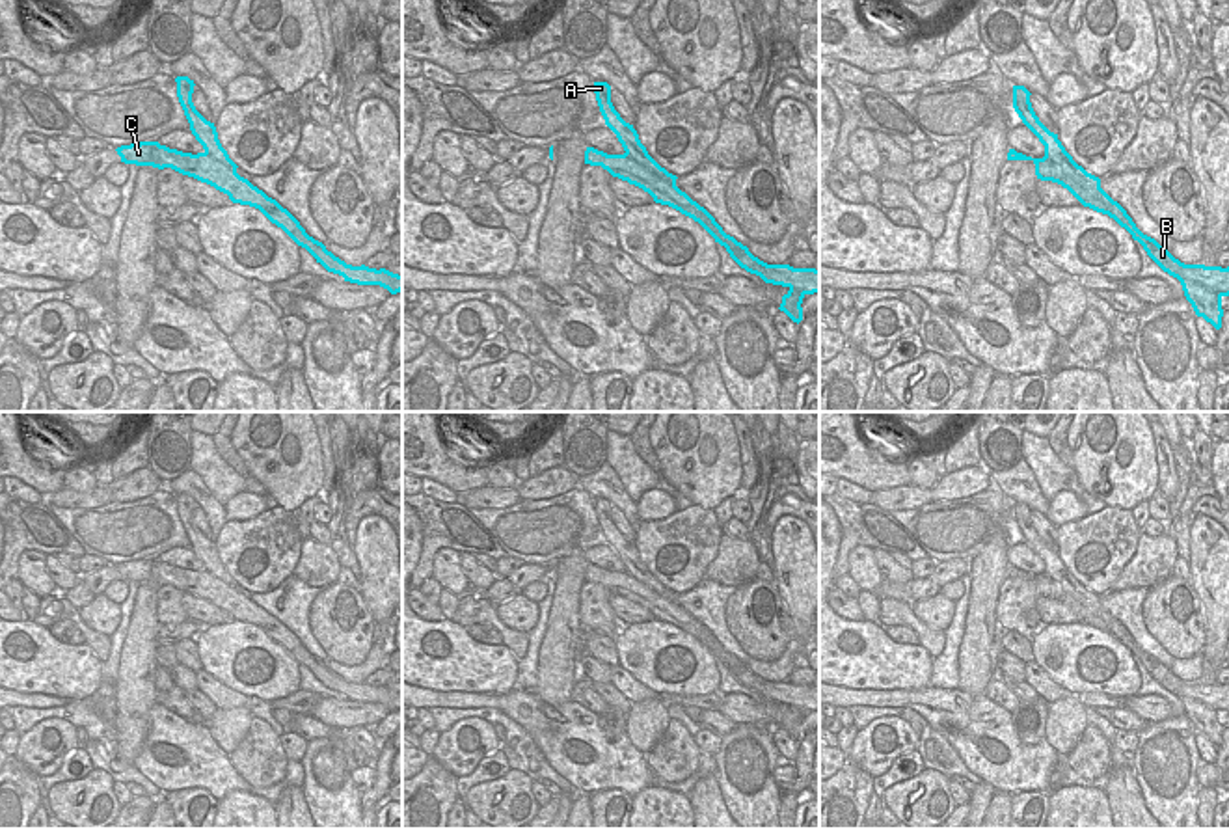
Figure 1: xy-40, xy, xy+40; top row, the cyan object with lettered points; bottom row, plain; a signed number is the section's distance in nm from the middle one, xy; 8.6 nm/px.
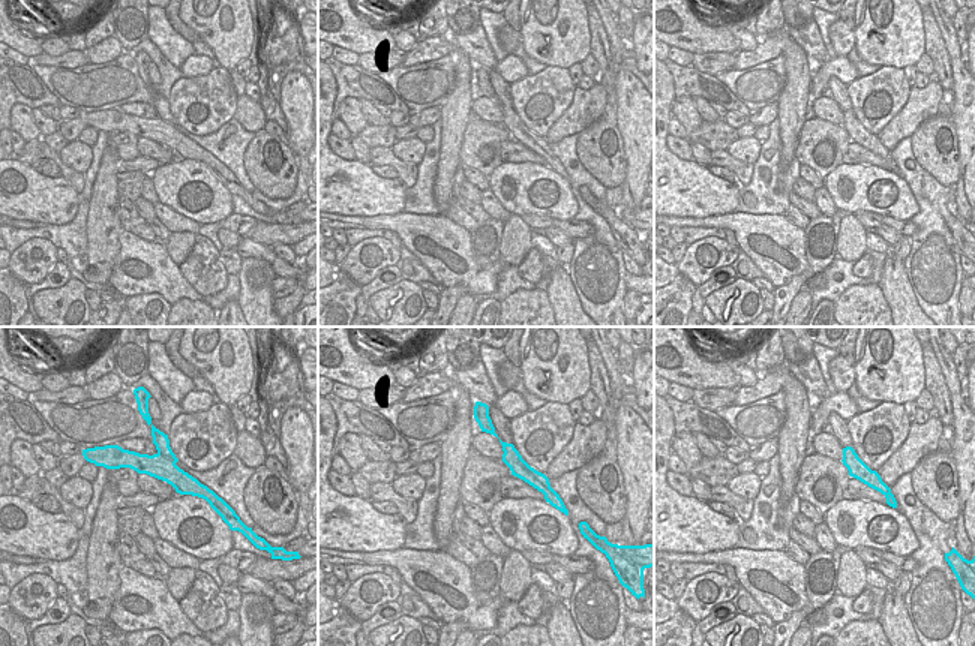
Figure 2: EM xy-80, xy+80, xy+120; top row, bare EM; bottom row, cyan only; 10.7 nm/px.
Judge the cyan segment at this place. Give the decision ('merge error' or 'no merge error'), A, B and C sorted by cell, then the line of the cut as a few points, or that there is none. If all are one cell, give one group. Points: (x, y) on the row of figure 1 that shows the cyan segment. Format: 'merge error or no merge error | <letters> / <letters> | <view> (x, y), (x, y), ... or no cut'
merge error | A B / C | xy (624, 153), (656, 177)

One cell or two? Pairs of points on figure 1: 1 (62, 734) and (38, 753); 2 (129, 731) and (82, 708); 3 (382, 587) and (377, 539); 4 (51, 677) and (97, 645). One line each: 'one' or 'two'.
1: one
2: two
3: one
4: two

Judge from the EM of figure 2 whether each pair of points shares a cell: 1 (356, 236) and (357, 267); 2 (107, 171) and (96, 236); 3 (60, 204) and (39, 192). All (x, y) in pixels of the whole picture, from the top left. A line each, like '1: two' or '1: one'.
1: two
2: one
3: one

